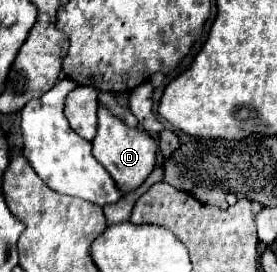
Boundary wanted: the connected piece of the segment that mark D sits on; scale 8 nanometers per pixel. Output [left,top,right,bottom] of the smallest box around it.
[91,103,157,193]

